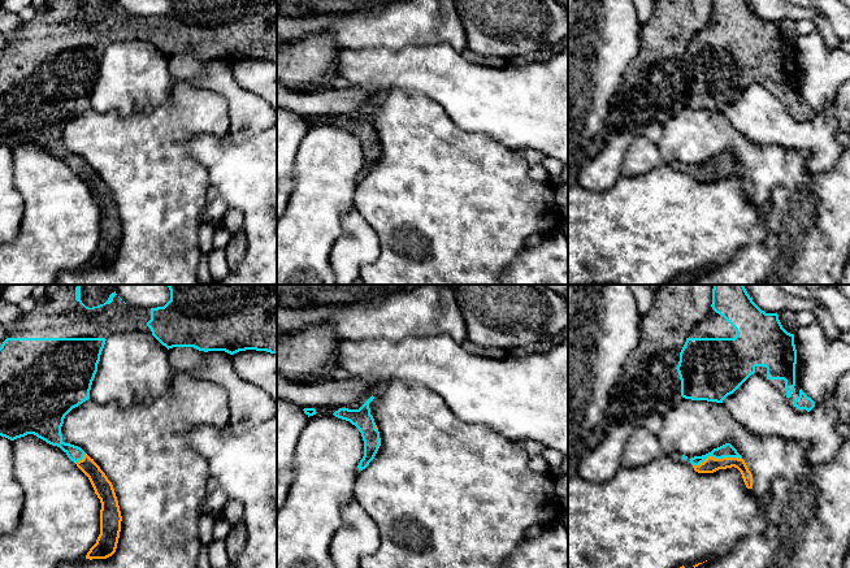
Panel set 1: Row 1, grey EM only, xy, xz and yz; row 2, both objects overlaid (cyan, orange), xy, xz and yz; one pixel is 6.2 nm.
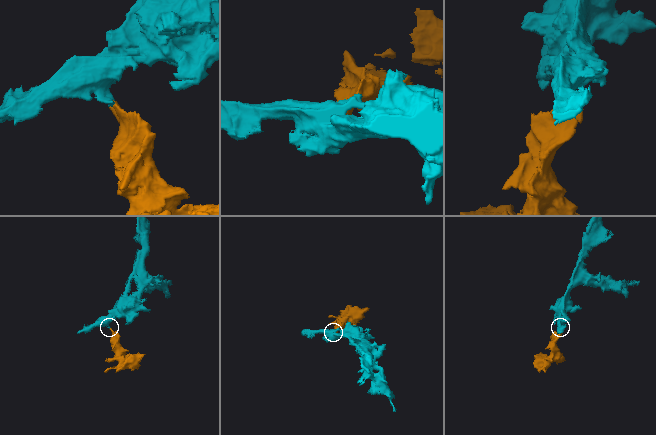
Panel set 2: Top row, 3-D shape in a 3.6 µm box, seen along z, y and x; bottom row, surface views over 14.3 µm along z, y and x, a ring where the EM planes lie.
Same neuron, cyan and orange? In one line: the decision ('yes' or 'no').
yes

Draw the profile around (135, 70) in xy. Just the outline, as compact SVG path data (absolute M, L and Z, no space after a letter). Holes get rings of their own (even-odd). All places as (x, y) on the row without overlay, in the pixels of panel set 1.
M114 43L105 49L90 108L100 113L116 110L129 117L135 113L136 103L143 101L147 113L168 101L174 82L168 57L152 43Z

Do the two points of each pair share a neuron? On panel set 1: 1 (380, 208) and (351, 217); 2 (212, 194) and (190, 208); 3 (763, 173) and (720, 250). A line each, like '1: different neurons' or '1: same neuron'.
1: different neurons
2: different neurons
3: different neurons

